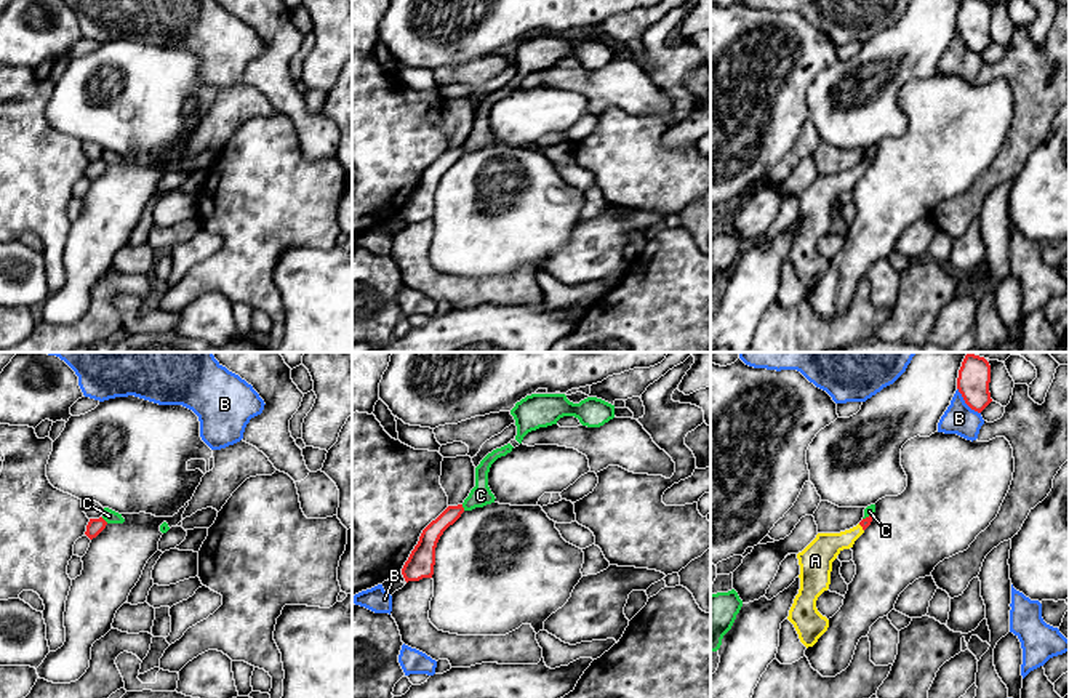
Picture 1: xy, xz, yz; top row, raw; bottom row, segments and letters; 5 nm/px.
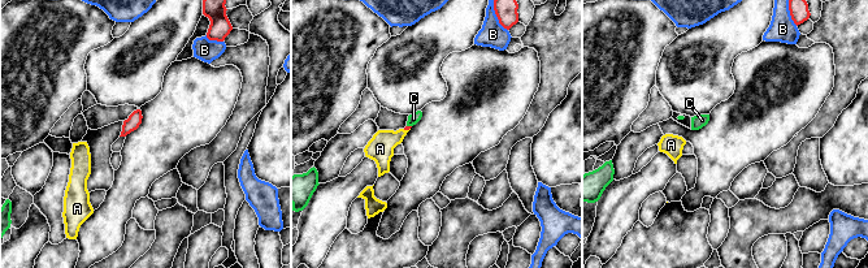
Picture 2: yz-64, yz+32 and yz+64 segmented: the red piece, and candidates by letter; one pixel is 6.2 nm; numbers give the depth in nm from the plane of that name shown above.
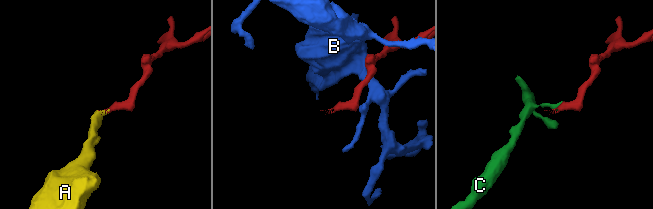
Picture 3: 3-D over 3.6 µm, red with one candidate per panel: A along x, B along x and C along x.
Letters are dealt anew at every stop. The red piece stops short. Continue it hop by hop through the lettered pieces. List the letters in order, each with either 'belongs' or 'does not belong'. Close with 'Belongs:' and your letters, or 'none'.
A: belongs
B: does not belong
C: does not belong
Belongs: A

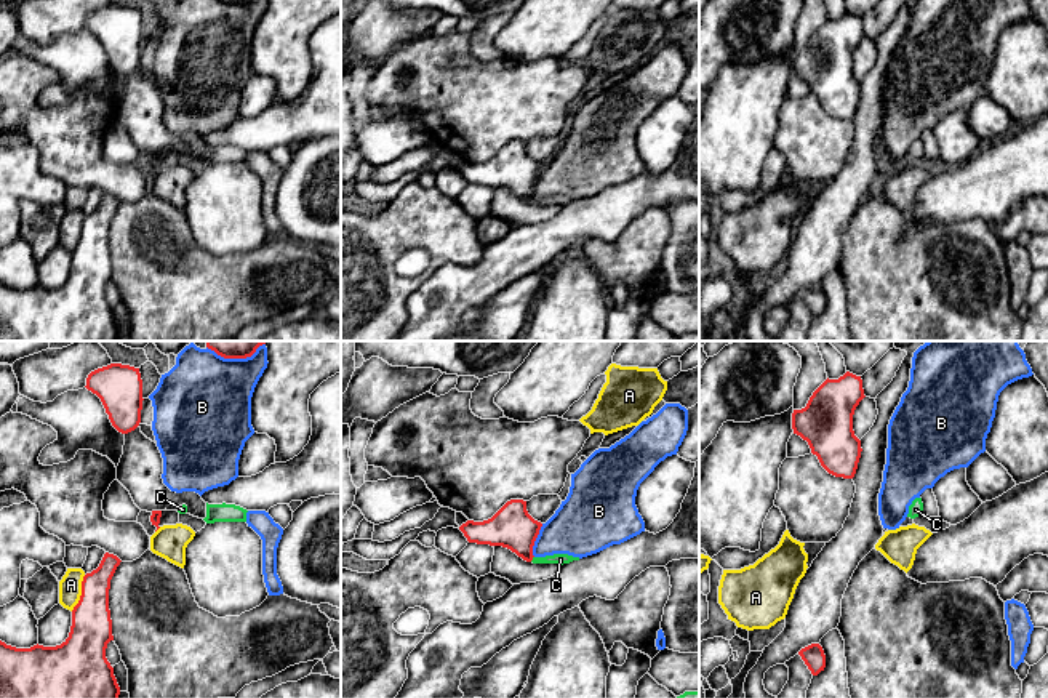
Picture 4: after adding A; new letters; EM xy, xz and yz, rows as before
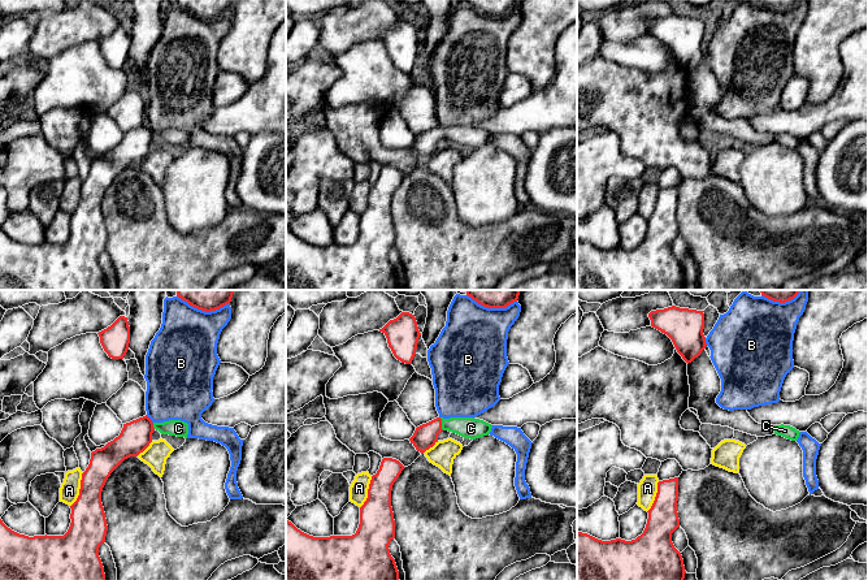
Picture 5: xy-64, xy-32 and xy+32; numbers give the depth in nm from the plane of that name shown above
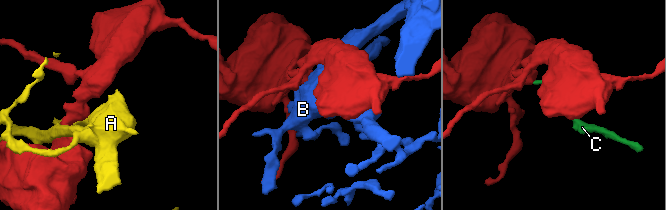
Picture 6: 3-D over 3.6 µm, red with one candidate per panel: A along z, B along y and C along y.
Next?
A: does not belong
B: does not belong
C: belongs
Belongs: C

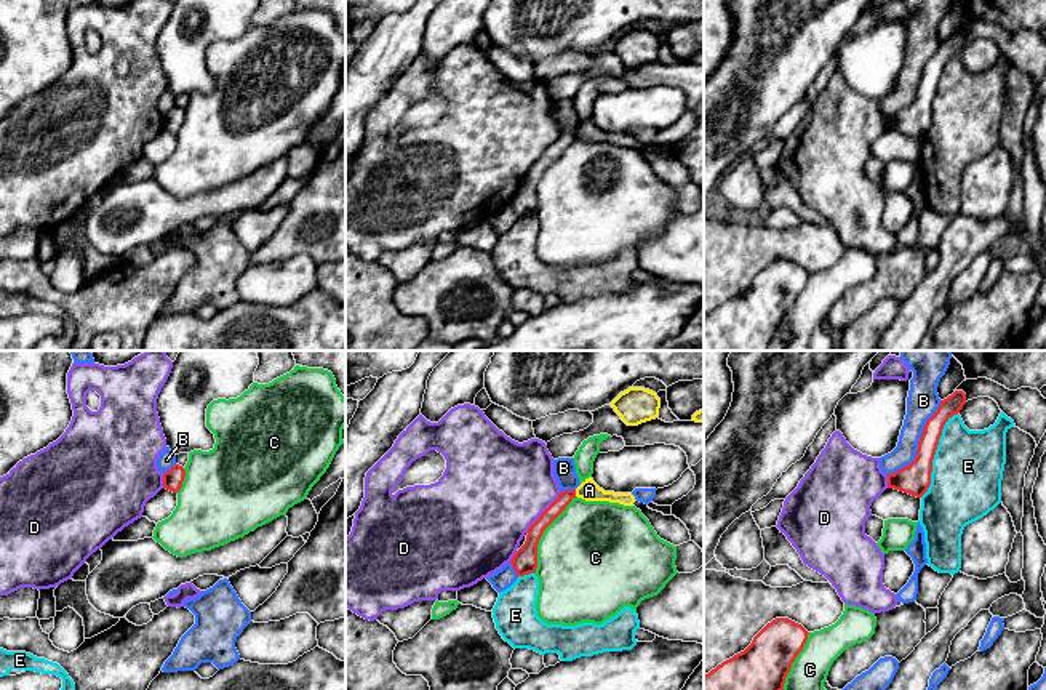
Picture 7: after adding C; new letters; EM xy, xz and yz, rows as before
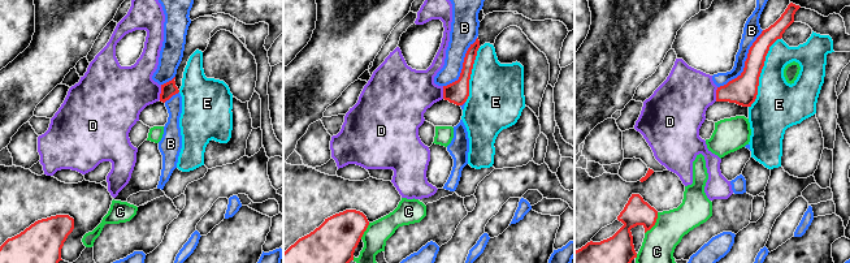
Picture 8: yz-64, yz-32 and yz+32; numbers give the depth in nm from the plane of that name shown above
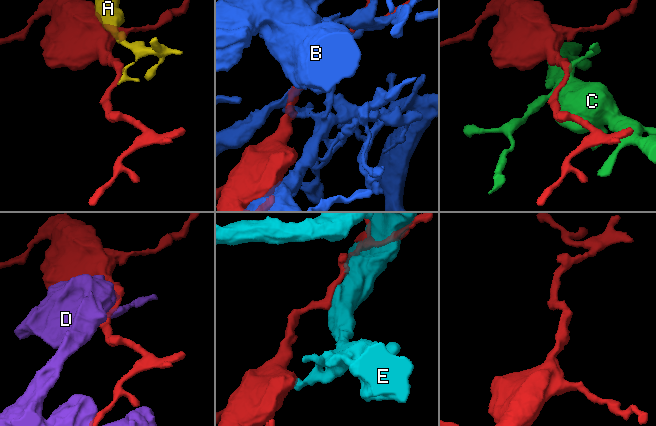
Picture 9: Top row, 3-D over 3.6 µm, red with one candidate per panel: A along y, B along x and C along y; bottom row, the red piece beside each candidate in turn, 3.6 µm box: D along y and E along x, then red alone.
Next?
A: does not belong
B: does not belong
C: does not belong
D: does not belong
E: does not belong
Belongs: none

